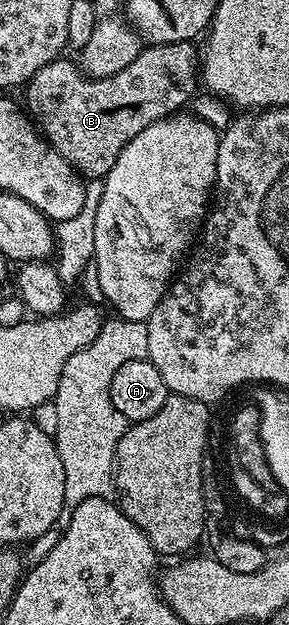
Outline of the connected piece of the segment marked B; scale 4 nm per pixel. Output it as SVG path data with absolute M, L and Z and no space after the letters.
M195 42L153 43L141 49L126 69L118 69L118 73L101 79L91 79L68 57L55 59L50 65L42 65L42 69L28 80L22 91L22 103L40 134L80 176L85 180L103 179L110 169L114 169L118 153L130 140L138 137L142 129L183 108L180 106L195 93L196 83L198 87L198 47Z

